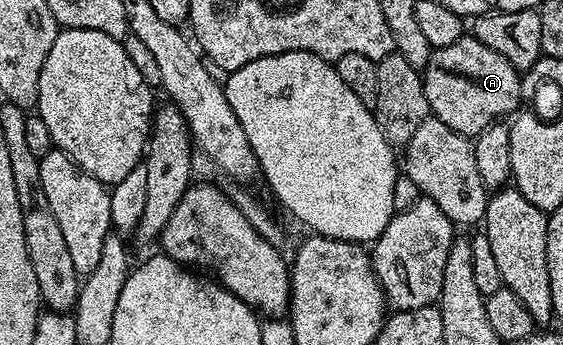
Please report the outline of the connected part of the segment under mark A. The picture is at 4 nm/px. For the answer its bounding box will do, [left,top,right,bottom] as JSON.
[421,36,524,140]

